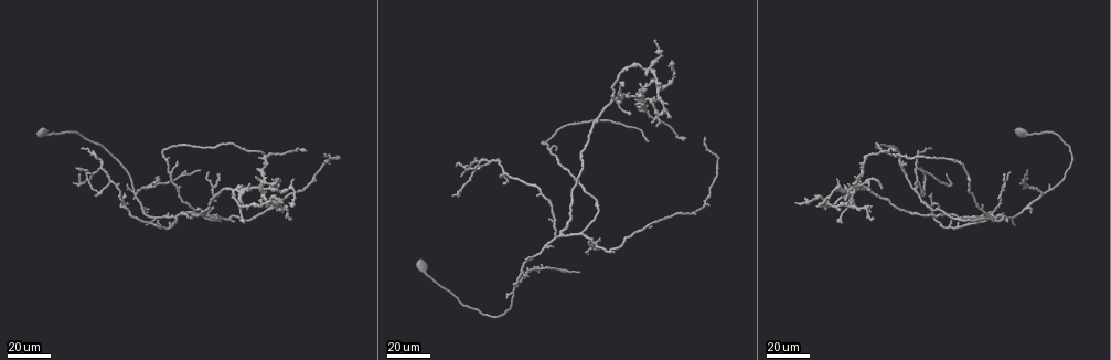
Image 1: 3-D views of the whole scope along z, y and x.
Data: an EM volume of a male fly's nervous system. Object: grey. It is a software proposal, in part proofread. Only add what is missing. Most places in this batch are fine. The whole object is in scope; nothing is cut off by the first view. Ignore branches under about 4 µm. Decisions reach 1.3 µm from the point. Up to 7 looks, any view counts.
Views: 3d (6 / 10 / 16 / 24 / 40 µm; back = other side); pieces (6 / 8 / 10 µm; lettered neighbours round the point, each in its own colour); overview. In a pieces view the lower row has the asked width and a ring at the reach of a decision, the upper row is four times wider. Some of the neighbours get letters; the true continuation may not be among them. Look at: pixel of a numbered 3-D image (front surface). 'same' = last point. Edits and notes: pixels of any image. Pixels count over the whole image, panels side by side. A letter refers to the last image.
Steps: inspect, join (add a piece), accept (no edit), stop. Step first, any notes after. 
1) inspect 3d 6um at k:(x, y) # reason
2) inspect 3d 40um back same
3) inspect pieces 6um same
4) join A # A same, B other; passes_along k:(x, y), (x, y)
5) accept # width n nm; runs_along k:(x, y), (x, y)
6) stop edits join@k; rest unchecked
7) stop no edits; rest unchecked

inspect 3d 24um at 1:(872, 218)

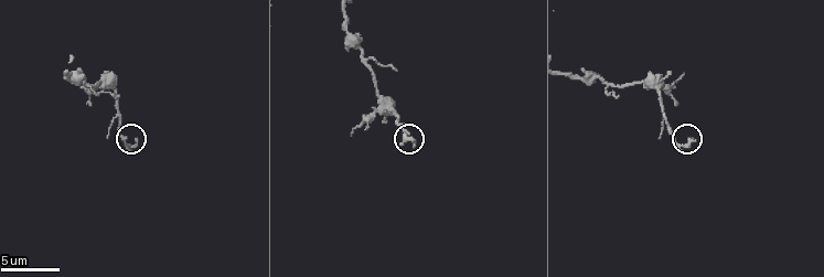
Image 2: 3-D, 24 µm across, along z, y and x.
inspect pieces 8um at 2:(695, 139)

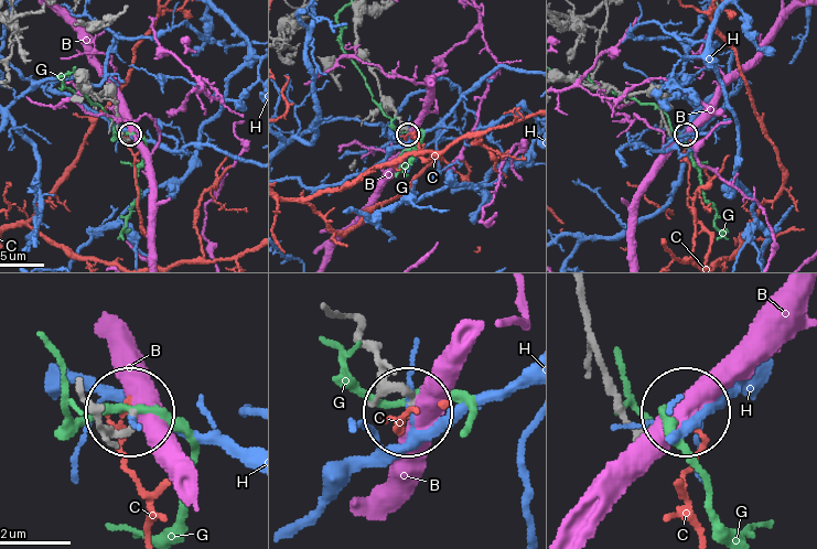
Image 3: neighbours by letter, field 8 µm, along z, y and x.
accept # B other, C other, G other, H other; no lettered piece goes on from it

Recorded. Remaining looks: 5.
inspect 3d 24um at 1:(881, 189) # long arm stops here

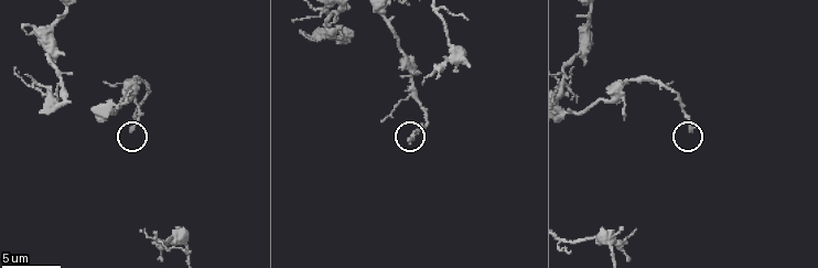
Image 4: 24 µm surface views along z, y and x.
inspect pieces 10um at 4:(408, 140) # what lies round it

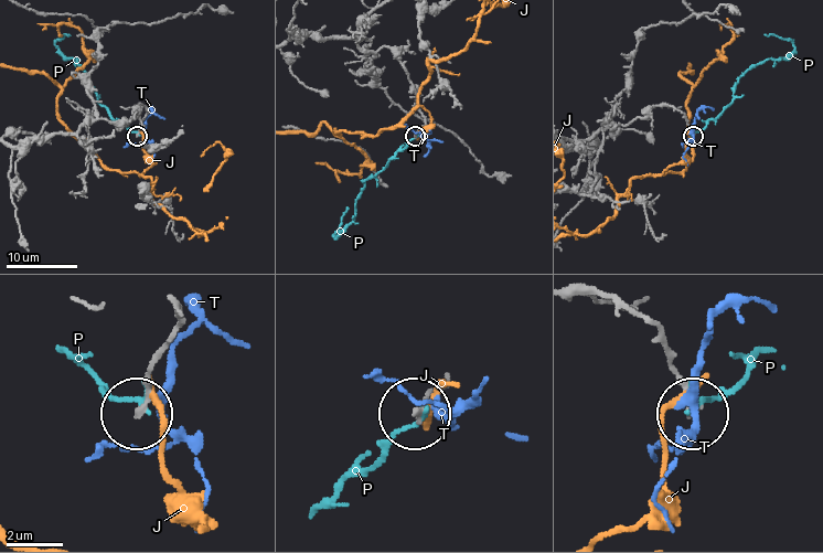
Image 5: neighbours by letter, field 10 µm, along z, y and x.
accept # J other, P other, T other; none of them fits

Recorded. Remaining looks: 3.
inspect 3d 40um at 1:(891, 153) # thin end

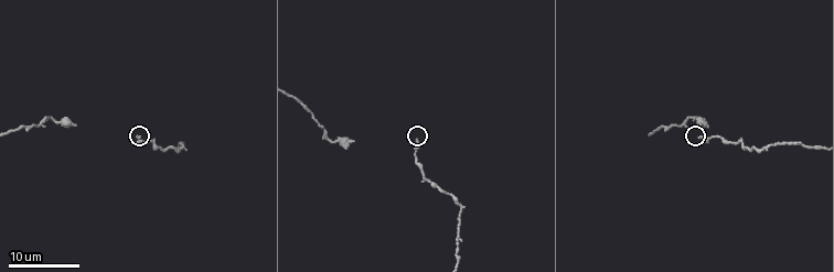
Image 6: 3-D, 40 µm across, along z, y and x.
inspect pieces 6um at 6:(418, 139)

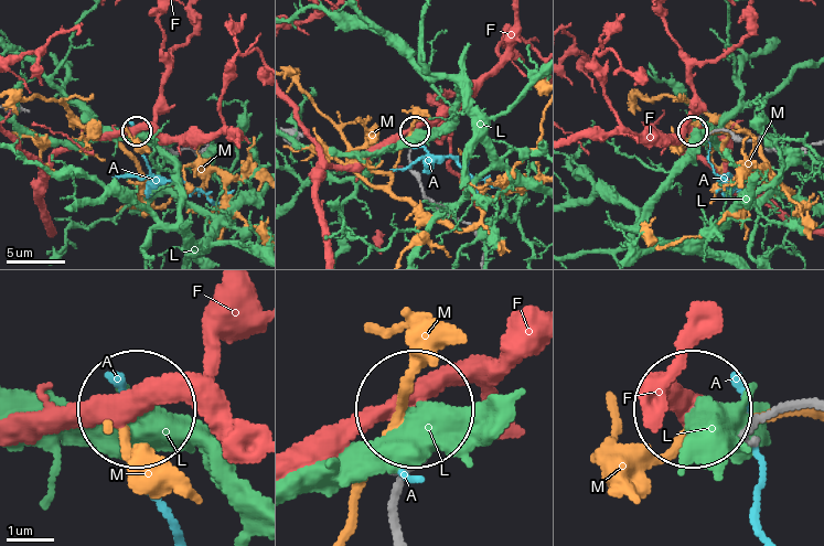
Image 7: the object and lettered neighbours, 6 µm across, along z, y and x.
accept # width 140 nm; A other, F other, L other, M other; no lettered piece goes on from it

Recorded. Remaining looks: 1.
stop no edits; rest unchecked

